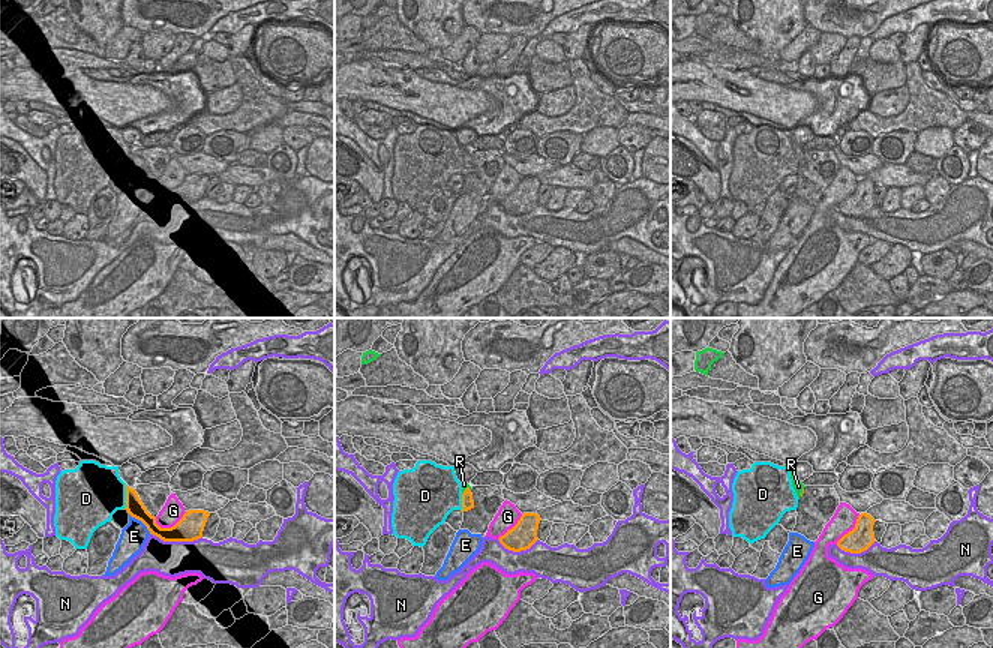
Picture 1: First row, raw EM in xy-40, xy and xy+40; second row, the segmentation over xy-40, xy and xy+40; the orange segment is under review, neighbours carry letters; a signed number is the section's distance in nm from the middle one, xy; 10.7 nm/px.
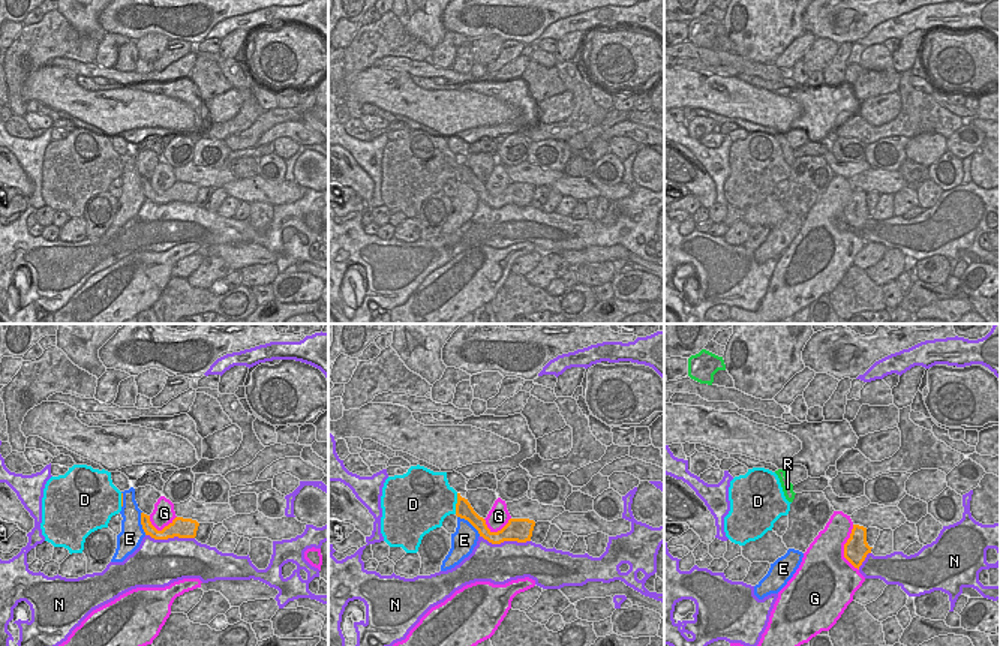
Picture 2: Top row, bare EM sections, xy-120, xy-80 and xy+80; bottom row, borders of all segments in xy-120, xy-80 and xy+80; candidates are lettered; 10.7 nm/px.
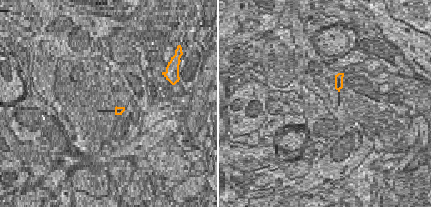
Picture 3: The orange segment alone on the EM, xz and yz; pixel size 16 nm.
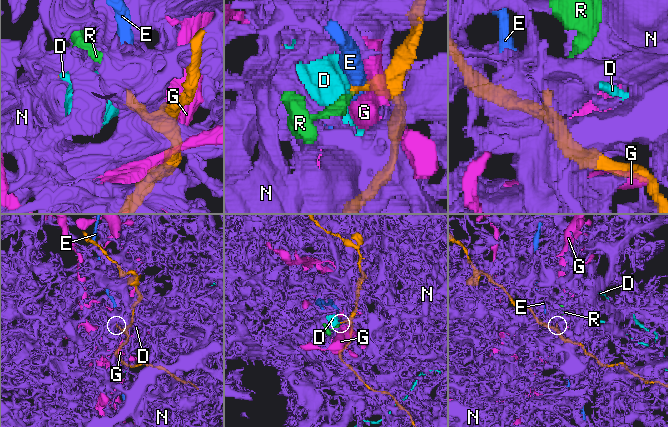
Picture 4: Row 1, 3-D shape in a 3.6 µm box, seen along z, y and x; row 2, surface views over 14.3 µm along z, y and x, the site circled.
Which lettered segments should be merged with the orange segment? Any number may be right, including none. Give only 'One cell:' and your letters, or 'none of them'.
One cell: R

